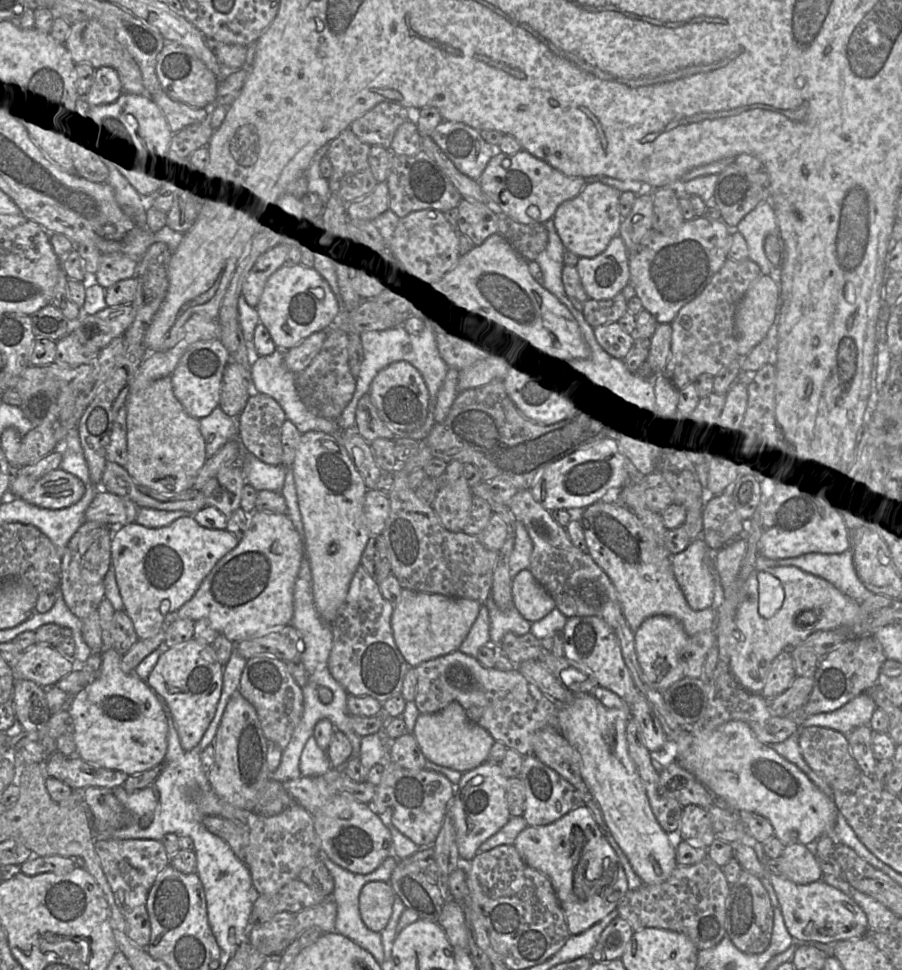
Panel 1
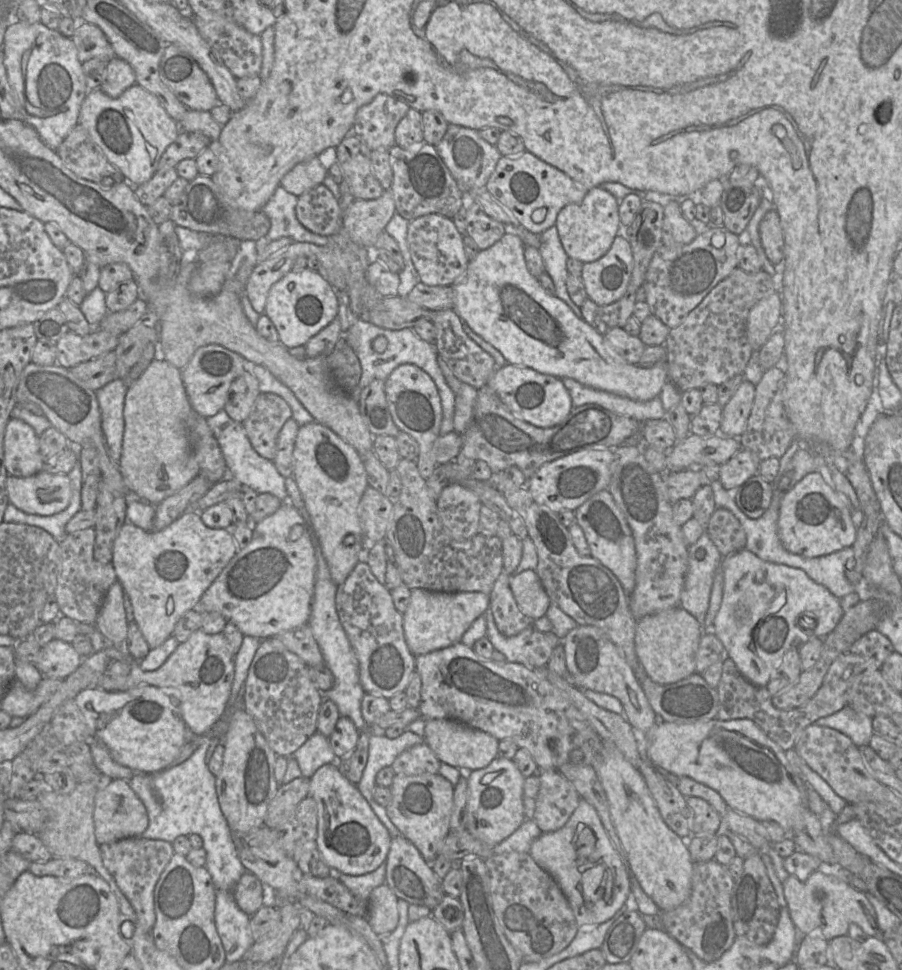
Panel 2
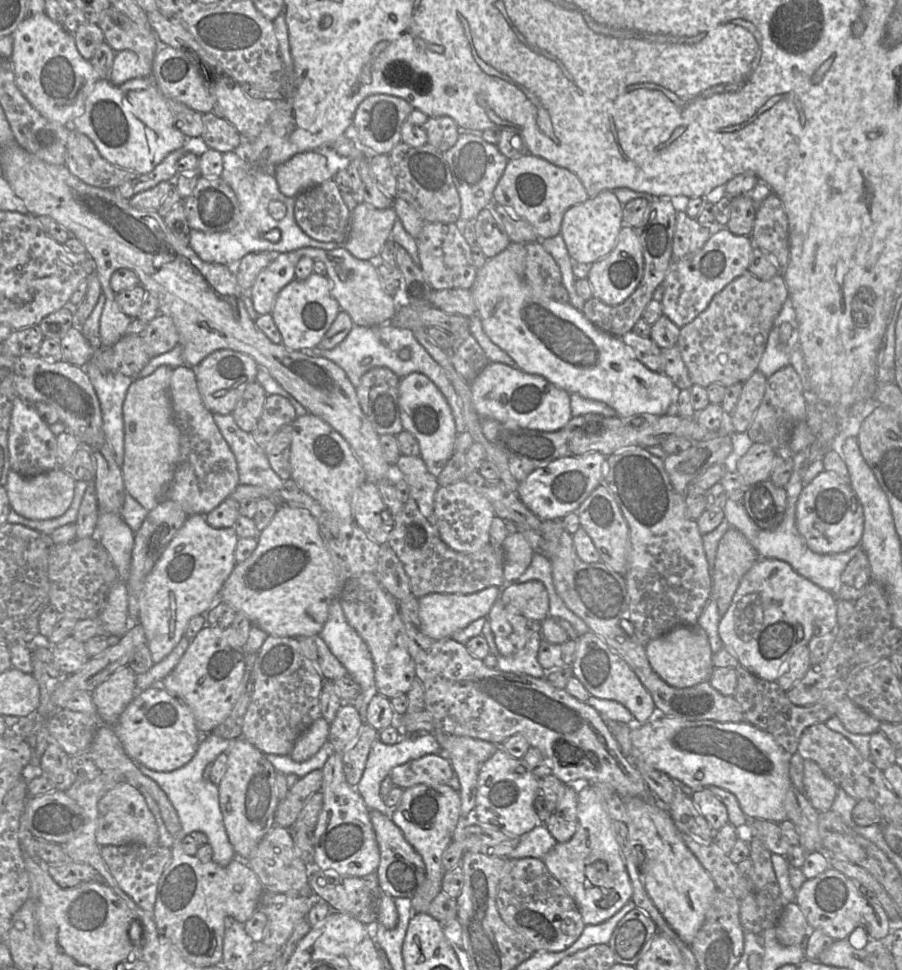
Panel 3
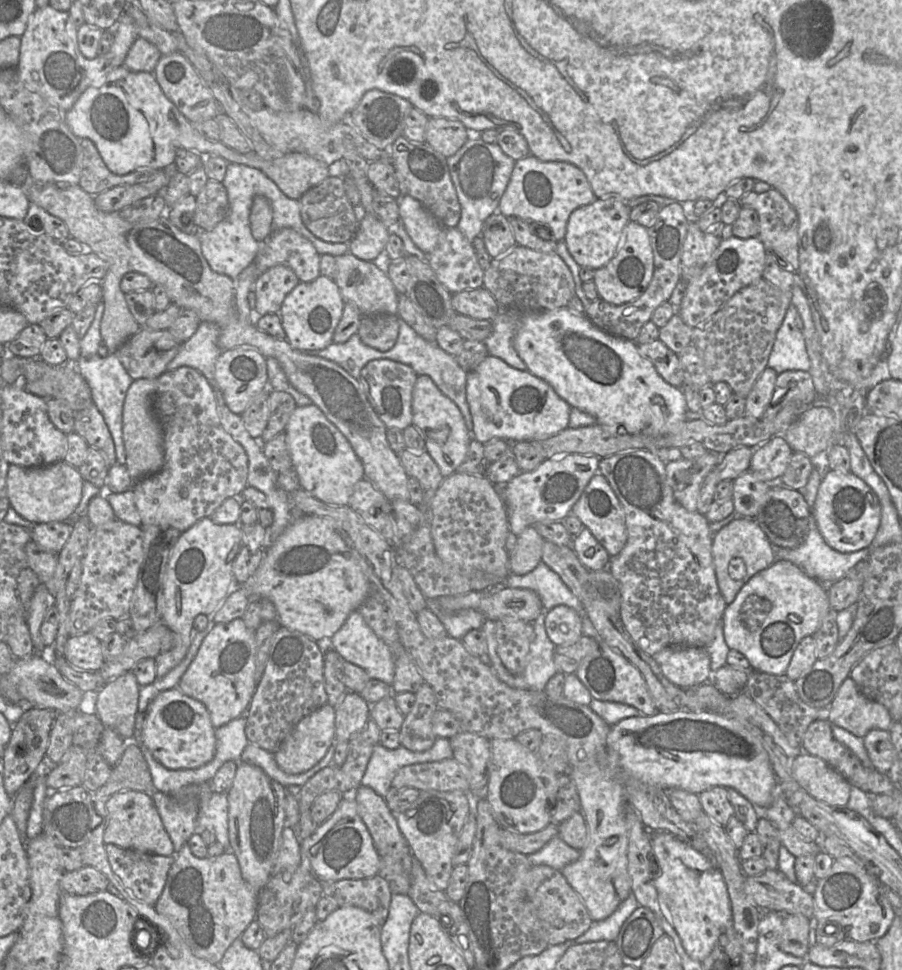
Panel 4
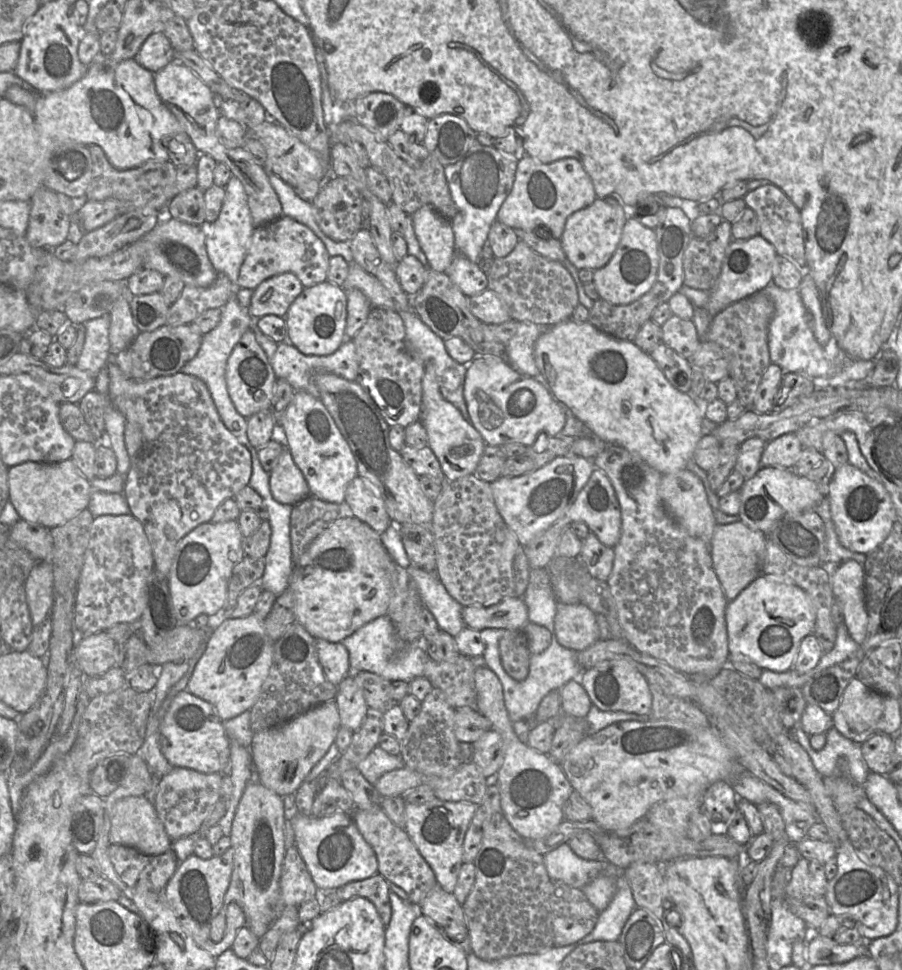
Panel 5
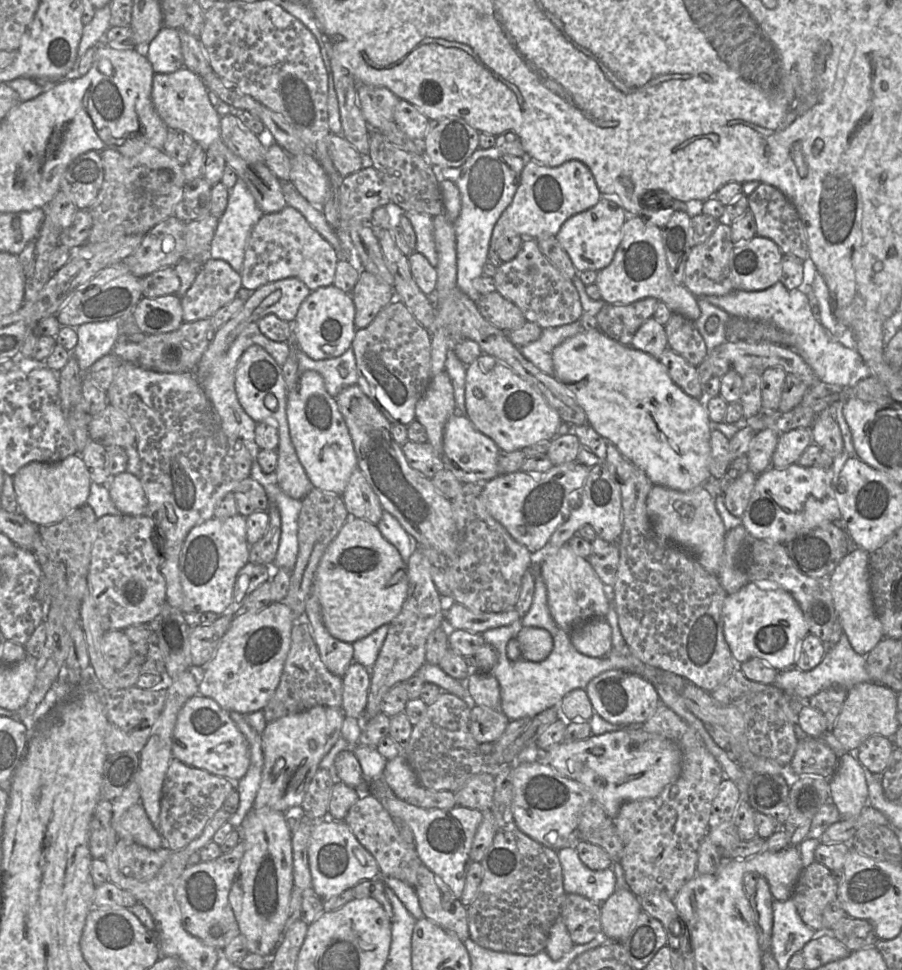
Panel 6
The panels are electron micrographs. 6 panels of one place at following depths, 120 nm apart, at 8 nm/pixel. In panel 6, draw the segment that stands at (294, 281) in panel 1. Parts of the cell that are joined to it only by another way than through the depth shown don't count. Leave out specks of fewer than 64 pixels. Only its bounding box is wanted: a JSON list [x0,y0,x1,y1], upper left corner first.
[292,284,357,360]

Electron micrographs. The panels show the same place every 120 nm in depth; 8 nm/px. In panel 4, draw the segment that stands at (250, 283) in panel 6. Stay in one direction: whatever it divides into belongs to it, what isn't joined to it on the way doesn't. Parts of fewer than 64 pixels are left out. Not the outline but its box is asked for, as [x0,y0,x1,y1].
[253,228,321,282]

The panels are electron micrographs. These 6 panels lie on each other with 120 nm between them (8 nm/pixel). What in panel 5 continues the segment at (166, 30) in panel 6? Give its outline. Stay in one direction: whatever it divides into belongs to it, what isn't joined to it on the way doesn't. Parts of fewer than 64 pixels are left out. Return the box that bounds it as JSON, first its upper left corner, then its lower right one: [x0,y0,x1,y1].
[133,31,175,73]

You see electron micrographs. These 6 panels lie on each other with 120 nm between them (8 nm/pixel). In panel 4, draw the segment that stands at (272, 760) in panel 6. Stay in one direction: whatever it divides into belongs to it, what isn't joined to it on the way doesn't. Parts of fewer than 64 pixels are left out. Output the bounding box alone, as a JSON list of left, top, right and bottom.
[274,703,335,775]

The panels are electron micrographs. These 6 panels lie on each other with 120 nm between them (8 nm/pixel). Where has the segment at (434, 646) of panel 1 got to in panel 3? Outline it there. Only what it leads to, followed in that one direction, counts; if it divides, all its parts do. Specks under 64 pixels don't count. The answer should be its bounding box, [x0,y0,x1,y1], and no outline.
[419,586,502,640]

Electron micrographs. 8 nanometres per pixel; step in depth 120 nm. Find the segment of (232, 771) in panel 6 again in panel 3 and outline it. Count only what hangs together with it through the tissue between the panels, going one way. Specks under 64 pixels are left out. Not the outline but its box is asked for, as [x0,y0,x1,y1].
[111,686,202,772]

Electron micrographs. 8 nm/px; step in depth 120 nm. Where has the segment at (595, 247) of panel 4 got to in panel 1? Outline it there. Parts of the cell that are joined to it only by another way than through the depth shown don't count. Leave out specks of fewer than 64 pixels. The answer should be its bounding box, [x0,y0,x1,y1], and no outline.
[553,182,622,258]

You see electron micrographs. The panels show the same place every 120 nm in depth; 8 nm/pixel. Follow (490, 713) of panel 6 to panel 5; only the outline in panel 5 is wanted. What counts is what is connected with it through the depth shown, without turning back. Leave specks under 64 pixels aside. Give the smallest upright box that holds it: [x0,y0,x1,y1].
[454,706,492,743]

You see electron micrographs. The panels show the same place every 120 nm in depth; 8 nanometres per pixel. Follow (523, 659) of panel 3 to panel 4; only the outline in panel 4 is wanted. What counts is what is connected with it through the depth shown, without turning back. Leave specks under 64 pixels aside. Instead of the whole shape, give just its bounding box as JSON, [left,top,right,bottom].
[481,612,559,691]

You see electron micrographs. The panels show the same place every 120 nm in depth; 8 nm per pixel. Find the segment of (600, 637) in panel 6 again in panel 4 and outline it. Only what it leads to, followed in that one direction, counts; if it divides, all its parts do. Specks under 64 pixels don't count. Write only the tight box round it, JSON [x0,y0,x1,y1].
[545,605,583,646]

